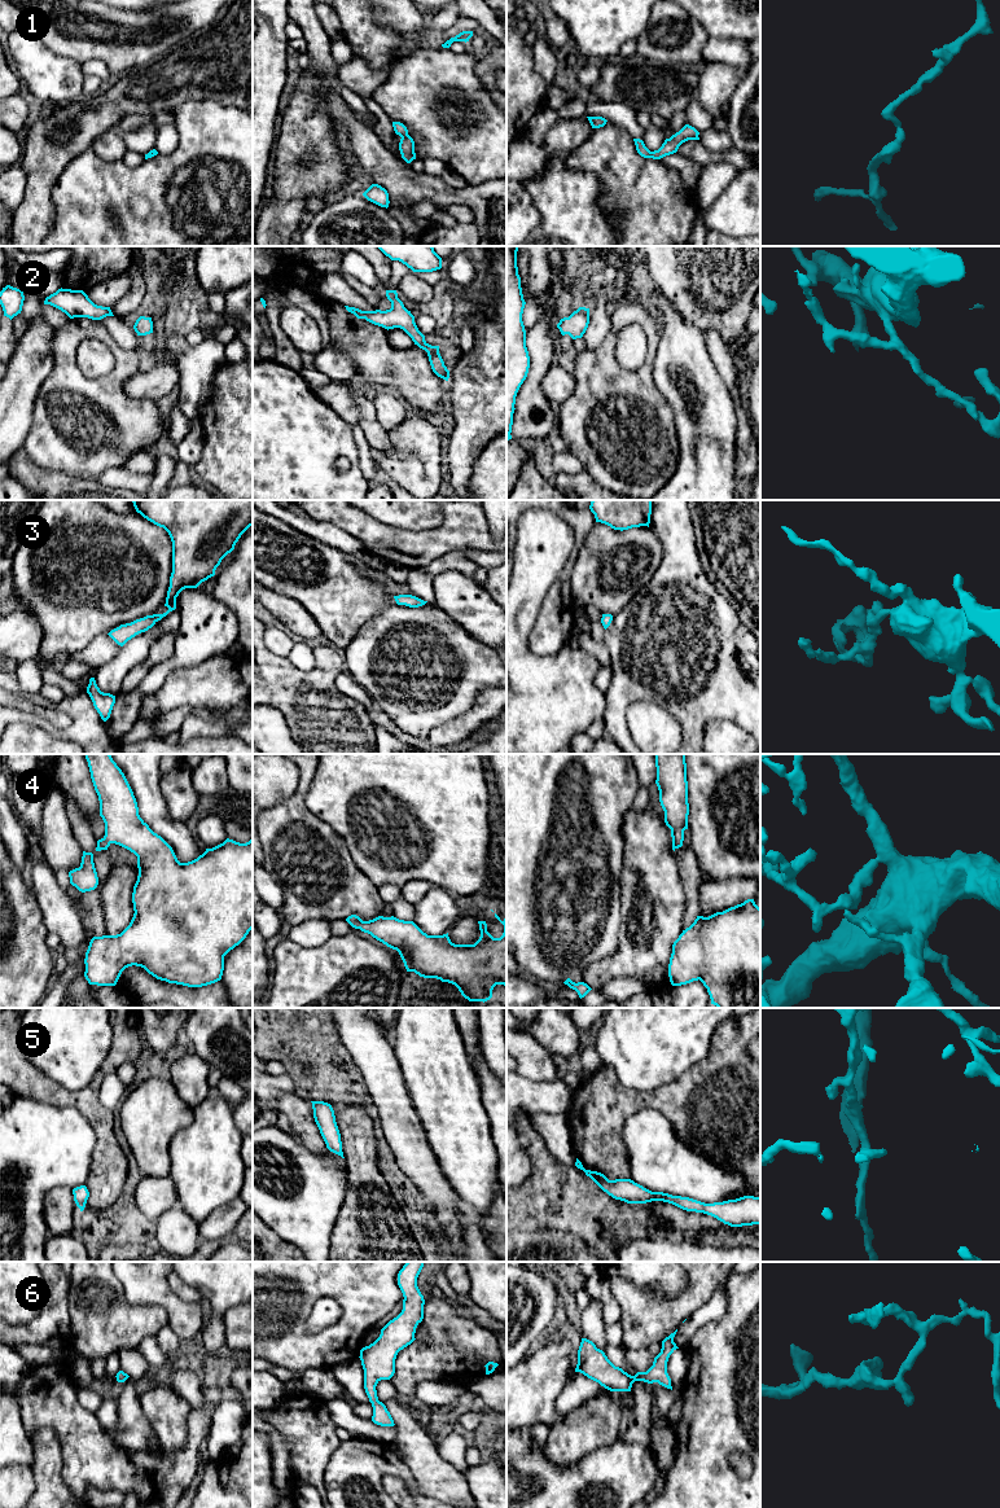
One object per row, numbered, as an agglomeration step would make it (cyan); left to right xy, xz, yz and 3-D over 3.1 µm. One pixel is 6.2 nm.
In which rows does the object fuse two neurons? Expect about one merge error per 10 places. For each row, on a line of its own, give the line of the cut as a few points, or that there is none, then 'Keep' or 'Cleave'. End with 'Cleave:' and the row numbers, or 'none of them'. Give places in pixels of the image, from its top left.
1: No split. Keep
2: No split. Keep
3: No split. Keep
4: No split. Keep
5: No split. Keep
6: No split. Keep
Cleave: none of them

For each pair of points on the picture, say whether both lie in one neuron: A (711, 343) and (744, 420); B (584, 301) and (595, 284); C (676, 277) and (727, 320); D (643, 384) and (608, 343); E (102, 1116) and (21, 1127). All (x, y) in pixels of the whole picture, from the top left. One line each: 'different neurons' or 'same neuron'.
A: same neuron
B: same neuron
C: same neuron
D: same neuron
E: different neurons

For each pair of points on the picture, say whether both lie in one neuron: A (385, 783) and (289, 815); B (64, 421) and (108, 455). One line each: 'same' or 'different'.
A: different
B: same

